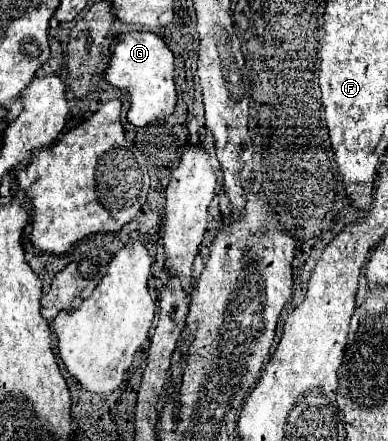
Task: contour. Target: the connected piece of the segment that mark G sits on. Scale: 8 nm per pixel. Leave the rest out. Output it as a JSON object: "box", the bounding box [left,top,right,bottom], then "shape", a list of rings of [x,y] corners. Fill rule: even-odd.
{"box":[106,32,176,126],"shape":[[[128,32],[116,44],[110,66],[106,70],[106,80],[130,92],[130,110],[128,122],[134,126],[146,126],[164,116],[170,116],[176,106],[176,88],[174,88],[174,54],[168,44],[152,32]]]}

